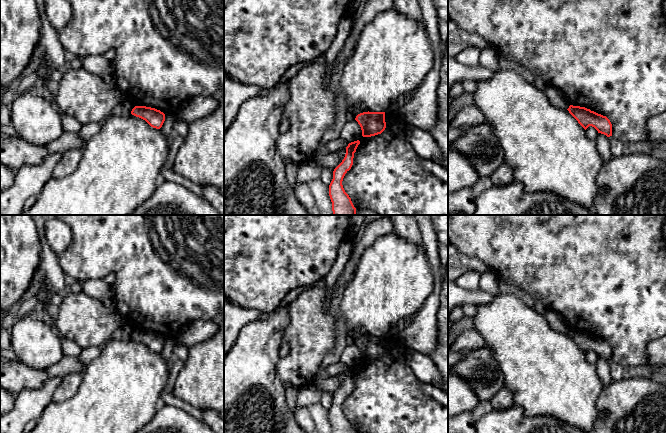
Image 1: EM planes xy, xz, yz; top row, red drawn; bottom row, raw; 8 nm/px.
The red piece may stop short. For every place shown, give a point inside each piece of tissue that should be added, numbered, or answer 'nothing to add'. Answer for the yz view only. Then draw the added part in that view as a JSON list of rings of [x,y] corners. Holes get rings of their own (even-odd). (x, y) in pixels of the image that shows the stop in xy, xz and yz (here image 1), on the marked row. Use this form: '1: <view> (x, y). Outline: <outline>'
nothing to add

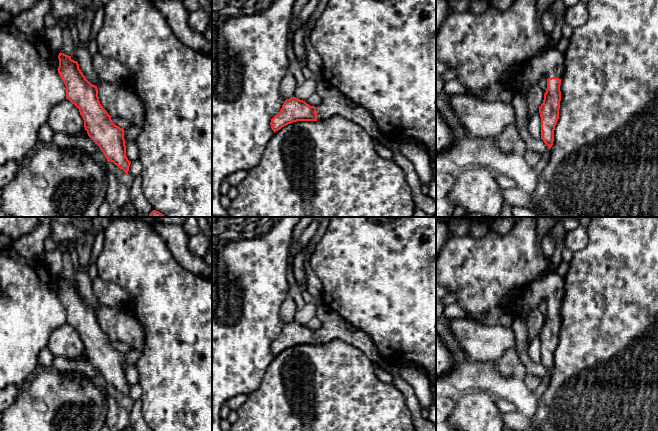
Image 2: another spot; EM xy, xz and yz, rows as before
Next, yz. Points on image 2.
1: yz (551, 64). Outline: [[[557,48],[548,50],[541,56],[534,57],[525,67],[525,76],[531,86],[539,84],[541,78],[557,77],[562,79],[565,71],[565,56]]]

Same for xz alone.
1: xz (333, 103). Outline: [[[318,81],[316,94],[321,99],[321,103],[316,106],[317,121],[333,116],[341,116],[360,125],[376,140],[386,137],[376,124],[372,115],[364,107],[353,103],[337,89],[329,86],[325,81]]]

